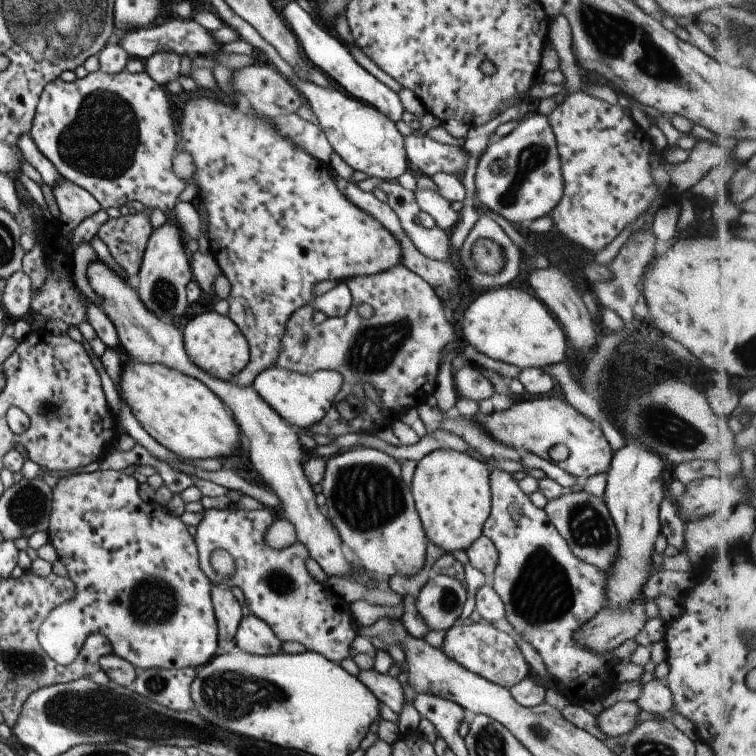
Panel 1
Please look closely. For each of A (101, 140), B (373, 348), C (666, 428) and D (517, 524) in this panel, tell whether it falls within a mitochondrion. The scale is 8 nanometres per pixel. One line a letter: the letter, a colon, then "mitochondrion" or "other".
A: mitochondrion
B: mitochondrion
C: mitochondrion
D: other

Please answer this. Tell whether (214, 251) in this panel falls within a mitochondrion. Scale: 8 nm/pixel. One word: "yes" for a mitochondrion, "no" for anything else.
no

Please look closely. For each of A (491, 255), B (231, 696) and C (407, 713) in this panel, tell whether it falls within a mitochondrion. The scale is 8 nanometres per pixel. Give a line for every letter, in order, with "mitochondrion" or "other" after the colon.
A: mitochondrion
B: mitochondrion
C: other

